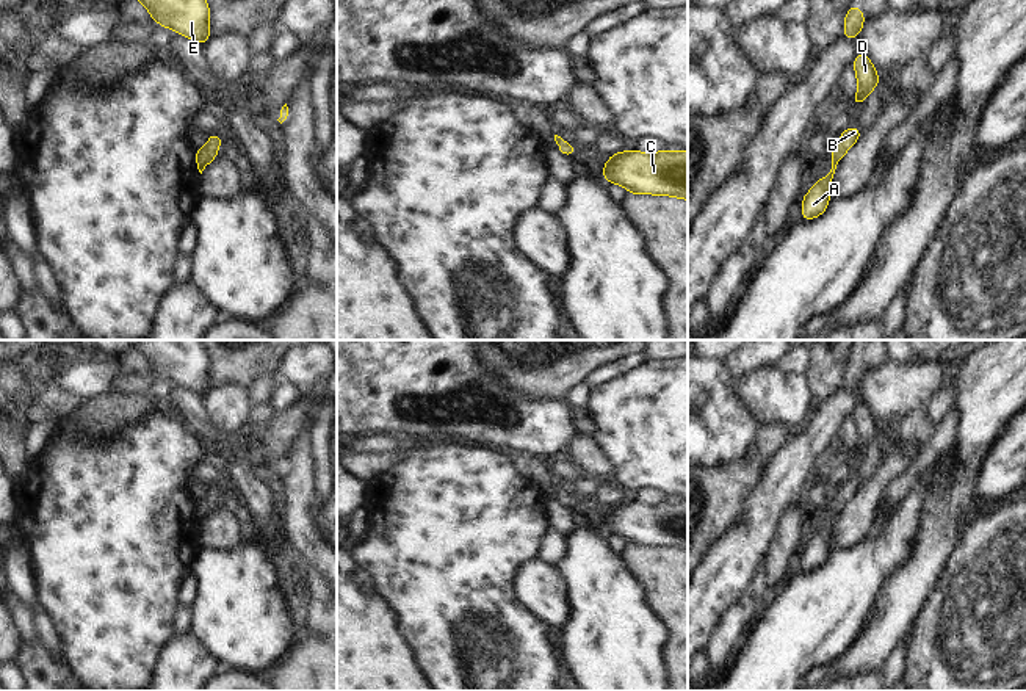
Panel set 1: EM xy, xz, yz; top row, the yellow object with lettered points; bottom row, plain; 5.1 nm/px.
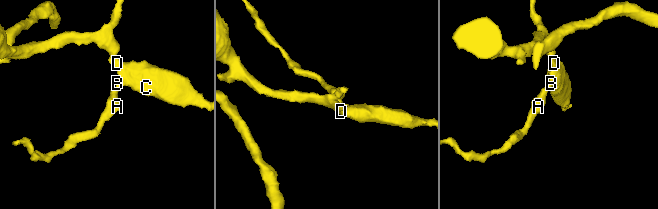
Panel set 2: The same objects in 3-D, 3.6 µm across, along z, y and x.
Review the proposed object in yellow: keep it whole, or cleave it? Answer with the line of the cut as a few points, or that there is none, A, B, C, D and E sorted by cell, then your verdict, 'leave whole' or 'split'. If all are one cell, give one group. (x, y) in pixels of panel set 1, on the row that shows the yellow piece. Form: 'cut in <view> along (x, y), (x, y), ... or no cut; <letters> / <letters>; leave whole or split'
no cut; A B C D E; leave whole

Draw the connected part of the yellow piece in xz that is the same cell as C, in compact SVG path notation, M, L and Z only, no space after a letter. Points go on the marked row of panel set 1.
M639 150L617 152L603 165L603 179L620 183L633 194L666 194L688 201L688 150L642 154Z

